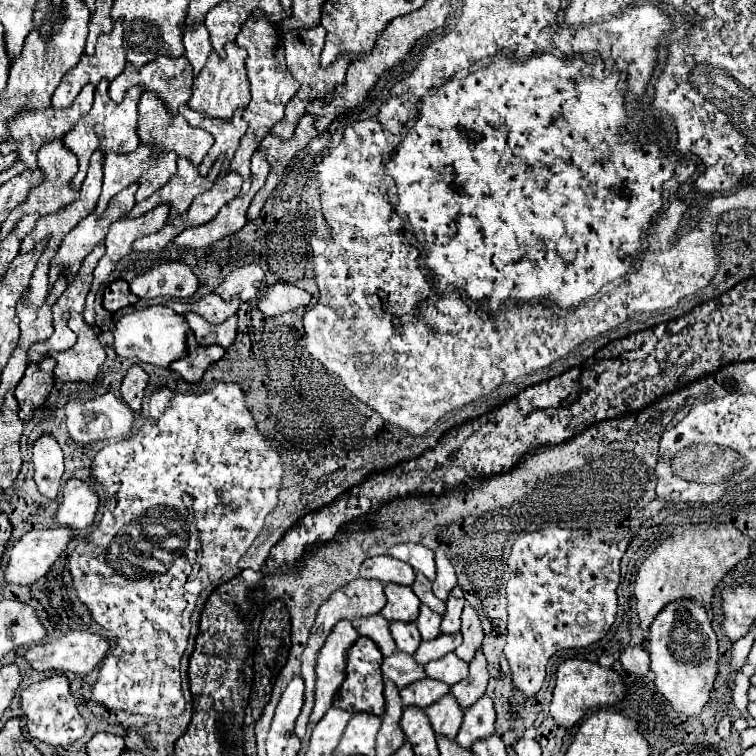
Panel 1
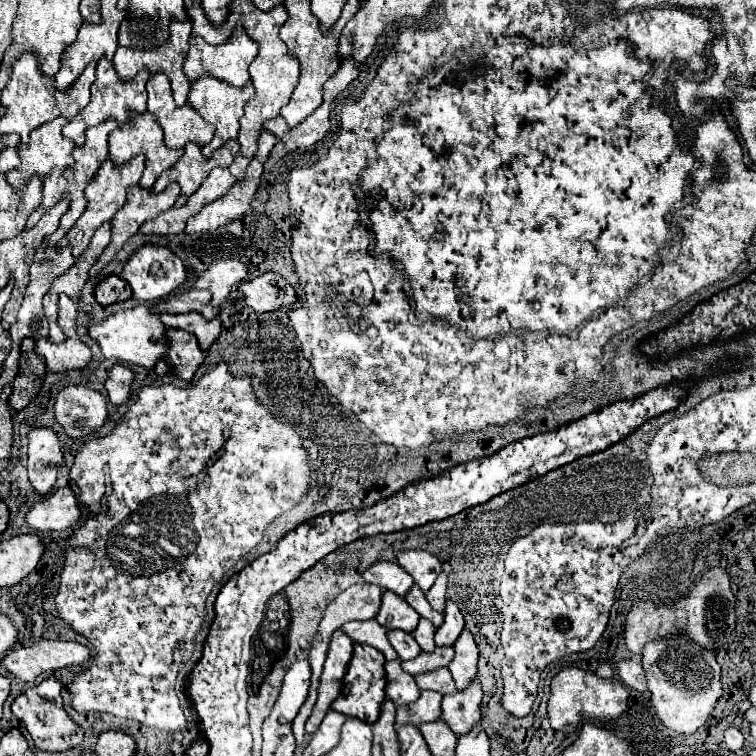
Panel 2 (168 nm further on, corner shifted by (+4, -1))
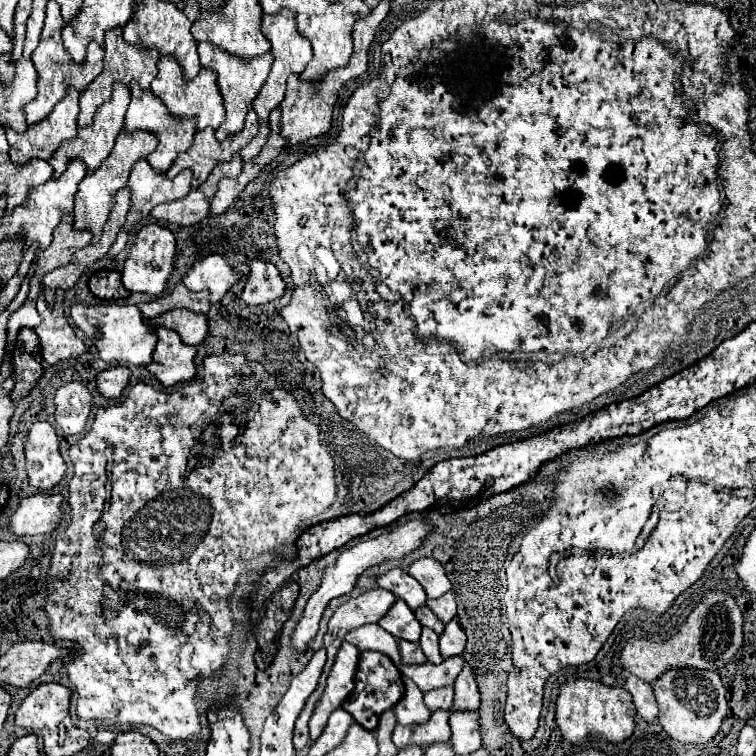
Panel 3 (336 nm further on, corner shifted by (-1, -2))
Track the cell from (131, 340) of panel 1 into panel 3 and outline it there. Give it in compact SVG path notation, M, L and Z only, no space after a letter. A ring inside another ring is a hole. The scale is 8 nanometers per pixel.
M73 304L71 318L85 332L85 336L95 344L99 358L105 362L129 362L135 366L147 366L157 342L153 328L141 320L137 306L119 306L119 304Z

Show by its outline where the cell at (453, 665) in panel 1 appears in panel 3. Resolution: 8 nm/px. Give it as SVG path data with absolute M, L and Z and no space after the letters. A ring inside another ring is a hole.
M437 688L425 694L425 704L431 712L435 710L449 710L453 706L453 688Z

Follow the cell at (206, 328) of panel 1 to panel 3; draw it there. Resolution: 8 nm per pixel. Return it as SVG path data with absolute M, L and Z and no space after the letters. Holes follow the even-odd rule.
M185 308L169 310L169 312L153 318L153 320L145 318L145 324L175 330L181 336L181 340L185 344L189 344L189 346L201 344L205 340L205 336L207 336L207 316L185 310Z

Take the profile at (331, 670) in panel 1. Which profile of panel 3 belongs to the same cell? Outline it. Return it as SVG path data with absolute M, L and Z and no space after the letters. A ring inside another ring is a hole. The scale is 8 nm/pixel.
M343 642L337 652L337 660L331 668L331 674L327 678L327 688L325 688L323 696L319 698L315 712L309 720L309 738L311 740L317 740L321 736L331 712L337 710L343 704L343 700L351 694L351 690L355 688L357 662L359 662L359 650L353 648L353 644Z

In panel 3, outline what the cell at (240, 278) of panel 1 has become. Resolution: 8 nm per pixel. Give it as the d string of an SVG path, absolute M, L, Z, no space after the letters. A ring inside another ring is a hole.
M209 254L195 262L191 270L181 278L181 282L191 292L209 290L209 300L215 304L235 282L239 282L239 278L241 276L219 254Z

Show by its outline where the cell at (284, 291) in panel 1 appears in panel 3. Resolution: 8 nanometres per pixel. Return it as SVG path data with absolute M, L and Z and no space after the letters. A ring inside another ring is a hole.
M259 258L247 260L249 274L245 276L241 300L245 304L267 304L275 298L279 298L285 292L285 282L279 274L279 270L271 262L263 262Z

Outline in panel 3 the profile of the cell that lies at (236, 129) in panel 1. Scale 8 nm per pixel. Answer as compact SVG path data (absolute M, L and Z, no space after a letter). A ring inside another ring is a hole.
M199 42L197 44L197 50L199 50L199 58L201 58L201 64L215 70L217 72L217 84L219 84L219 90L221 90L221 96L225 100L225 108L227 108L227 120L217 128L217 140L225 140L229 134L235 134L235 132L241 132L243 130L243 120L247 116L247 104L255 100L257 92L261 90L269 70L271 70L271 64L273 64L273 54L267 52L267 54L261 54L261 56L255 56L251 60L239 60L237 56L217 48L215 44L211 42Z

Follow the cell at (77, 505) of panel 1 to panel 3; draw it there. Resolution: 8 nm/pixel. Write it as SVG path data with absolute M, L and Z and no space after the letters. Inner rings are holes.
M35 494L23 498L9 518L15 536L37 536L53 532L61 522L61 494Z

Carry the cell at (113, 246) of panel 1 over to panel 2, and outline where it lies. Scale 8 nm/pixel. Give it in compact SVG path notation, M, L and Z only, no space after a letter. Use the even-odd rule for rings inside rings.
M170 183L162 193L152 195L150 189L142 187L130 187L128 189L128 203L114 215L112 223L112 241L104 249L104 253L98 257L98 261L90 269L90 277L96 277L122 249L122 245L142 227L142 223L156 219L162 211L168 211L180 195L180 187L176 183Z

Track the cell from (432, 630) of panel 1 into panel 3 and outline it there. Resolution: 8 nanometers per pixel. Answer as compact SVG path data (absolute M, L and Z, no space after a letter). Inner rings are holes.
M423 628L421 638L419 638L419 646L423 648L423 654L427 656L427 660L431 664L441 664L443 662L441 654L439 654L439 636L431 628Z

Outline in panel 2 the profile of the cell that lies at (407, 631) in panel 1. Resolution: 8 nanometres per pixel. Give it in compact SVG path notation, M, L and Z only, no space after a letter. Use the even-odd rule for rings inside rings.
M392 629L388 633L388 639L390 639L394 651L398 653L398 657L402 661L414 659L420 653L420 647L418 647L418 643L416 643L416 639L414 639L412 633L406 633L406 631L400 631L400 629Z

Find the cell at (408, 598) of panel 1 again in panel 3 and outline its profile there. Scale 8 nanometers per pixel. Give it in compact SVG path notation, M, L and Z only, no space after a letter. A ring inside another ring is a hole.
M397 600L393 604L393 608L379 620L379 626L397 640L417 642L421 634L421 624L417 624L415 614L409 610L409 606L403 600Z

